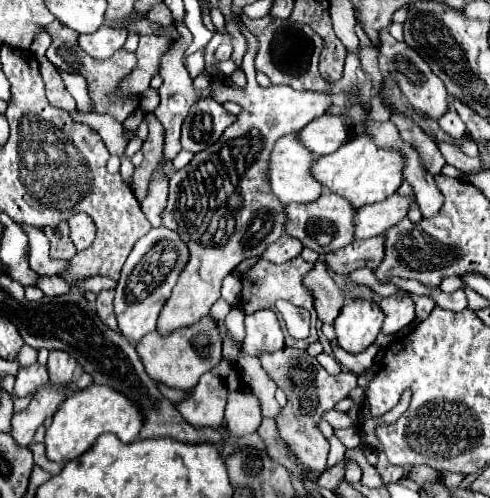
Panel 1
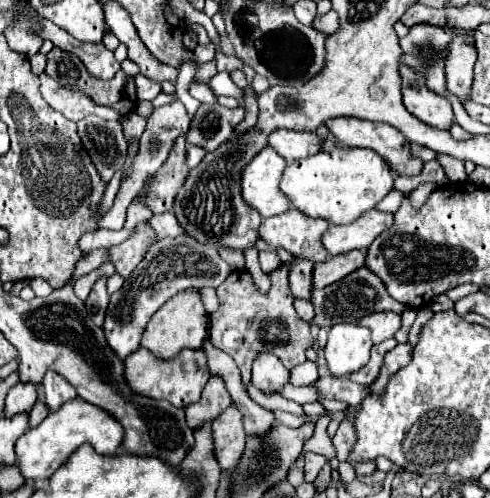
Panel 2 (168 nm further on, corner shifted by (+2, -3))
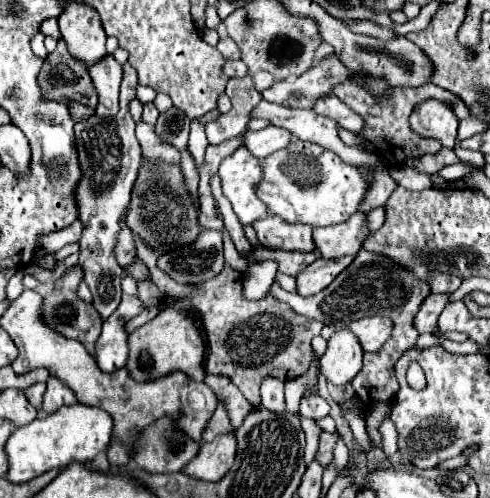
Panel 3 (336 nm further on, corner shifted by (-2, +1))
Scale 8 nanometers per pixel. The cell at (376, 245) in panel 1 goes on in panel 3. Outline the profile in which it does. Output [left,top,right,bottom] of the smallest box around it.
[297,256,355,296]

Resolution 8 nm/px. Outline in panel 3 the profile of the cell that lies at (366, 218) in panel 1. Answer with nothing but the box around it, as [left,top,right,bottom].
[313,212,369,258]

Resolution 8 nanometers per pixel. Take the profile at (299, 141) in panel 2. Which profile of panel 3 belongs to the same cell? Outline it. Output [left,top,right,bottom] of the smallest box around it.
[243,126,291,158]

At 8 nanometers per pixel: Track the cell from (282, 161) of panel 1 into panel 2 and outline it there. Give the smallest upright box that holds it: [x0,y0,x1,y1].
[241,146,291,218]

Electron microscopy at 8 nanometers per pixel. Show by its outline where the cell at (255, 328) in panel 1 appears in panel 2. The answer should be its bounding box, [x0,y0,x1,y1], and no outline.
[251,352,289,394]

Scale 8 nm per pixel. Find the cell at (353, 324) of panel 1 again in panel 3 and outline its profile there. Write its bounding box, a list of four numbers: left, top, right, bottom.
[319,330,363,386]

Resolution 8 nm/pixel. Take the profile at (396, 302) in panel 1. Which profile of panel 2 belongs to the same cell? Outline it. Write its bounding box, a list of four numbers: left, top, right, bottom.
[359,312,401,344]

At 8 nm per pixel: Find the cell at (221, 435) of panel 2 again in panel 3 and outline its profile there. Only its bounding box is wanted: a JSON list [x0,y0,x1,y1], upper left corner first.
[183,434,237,482]

